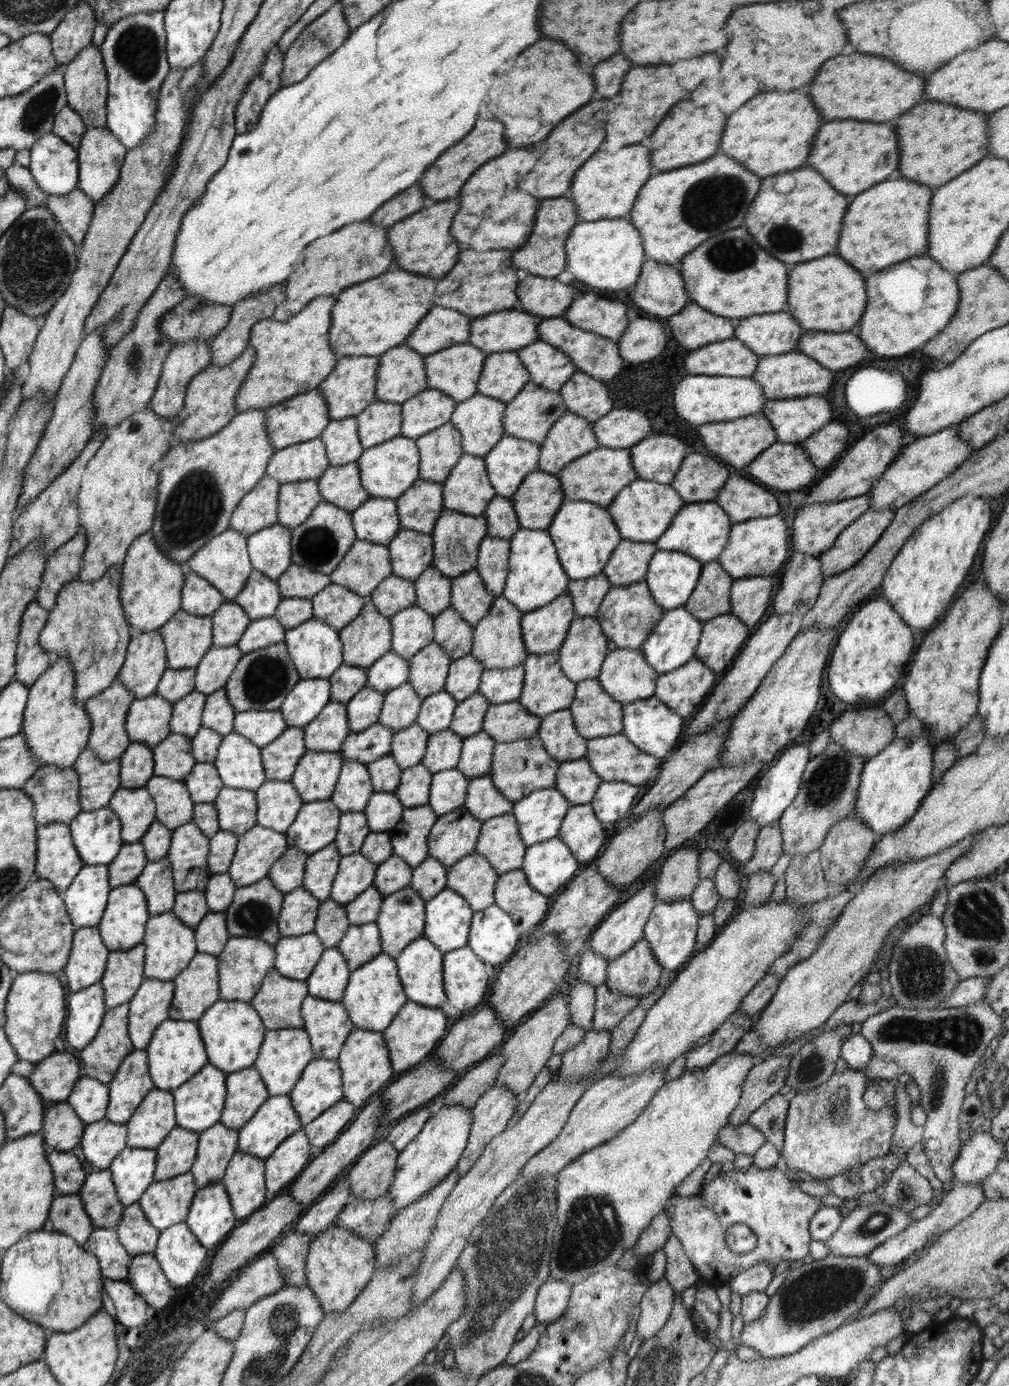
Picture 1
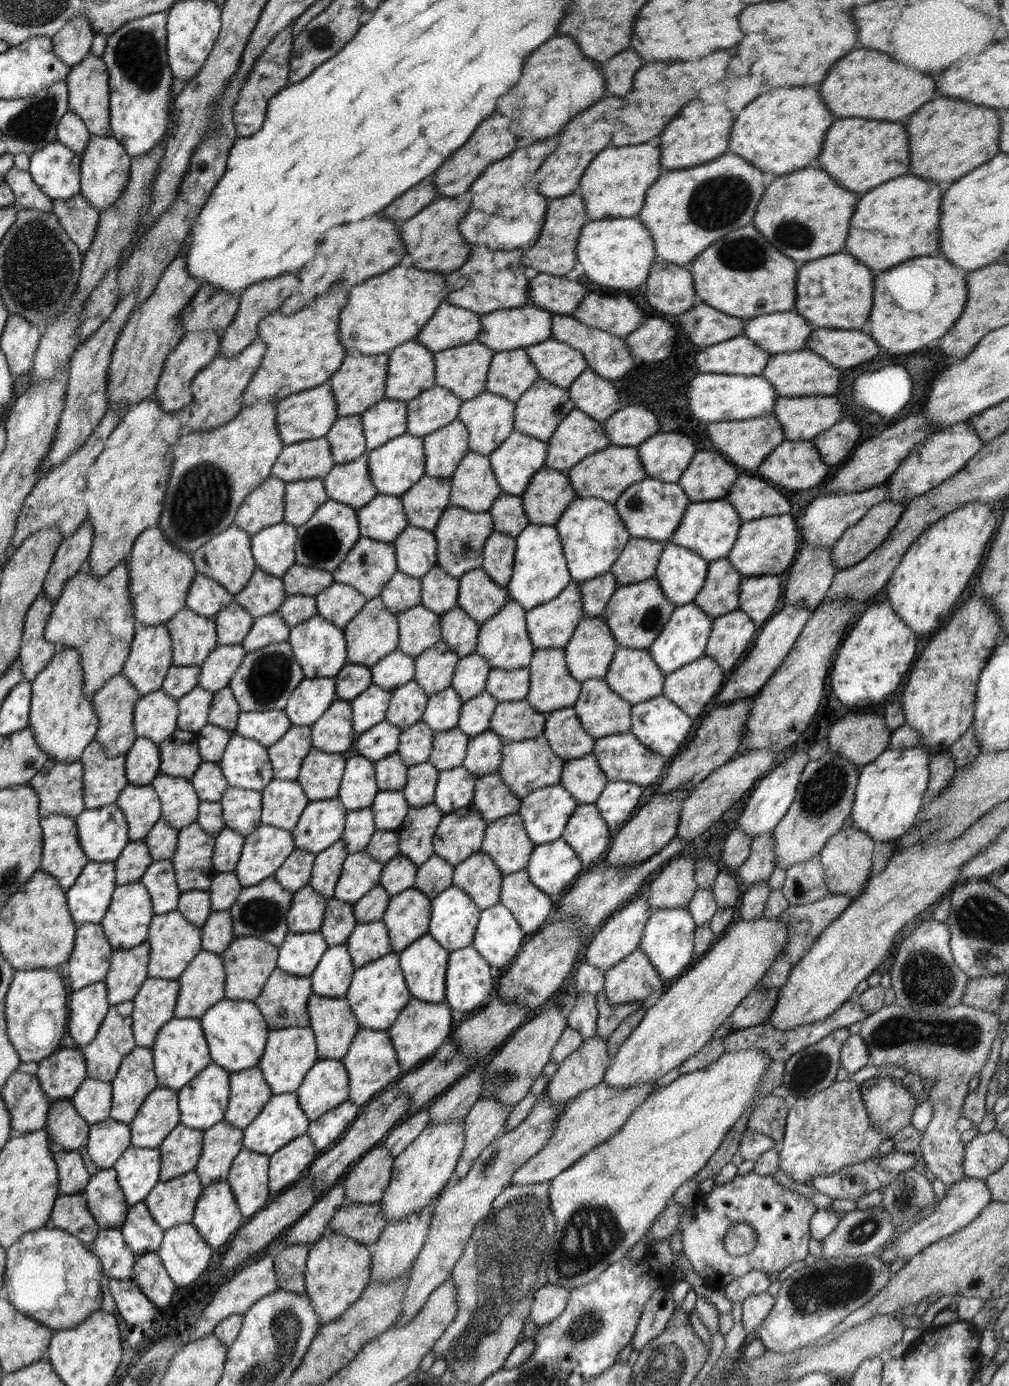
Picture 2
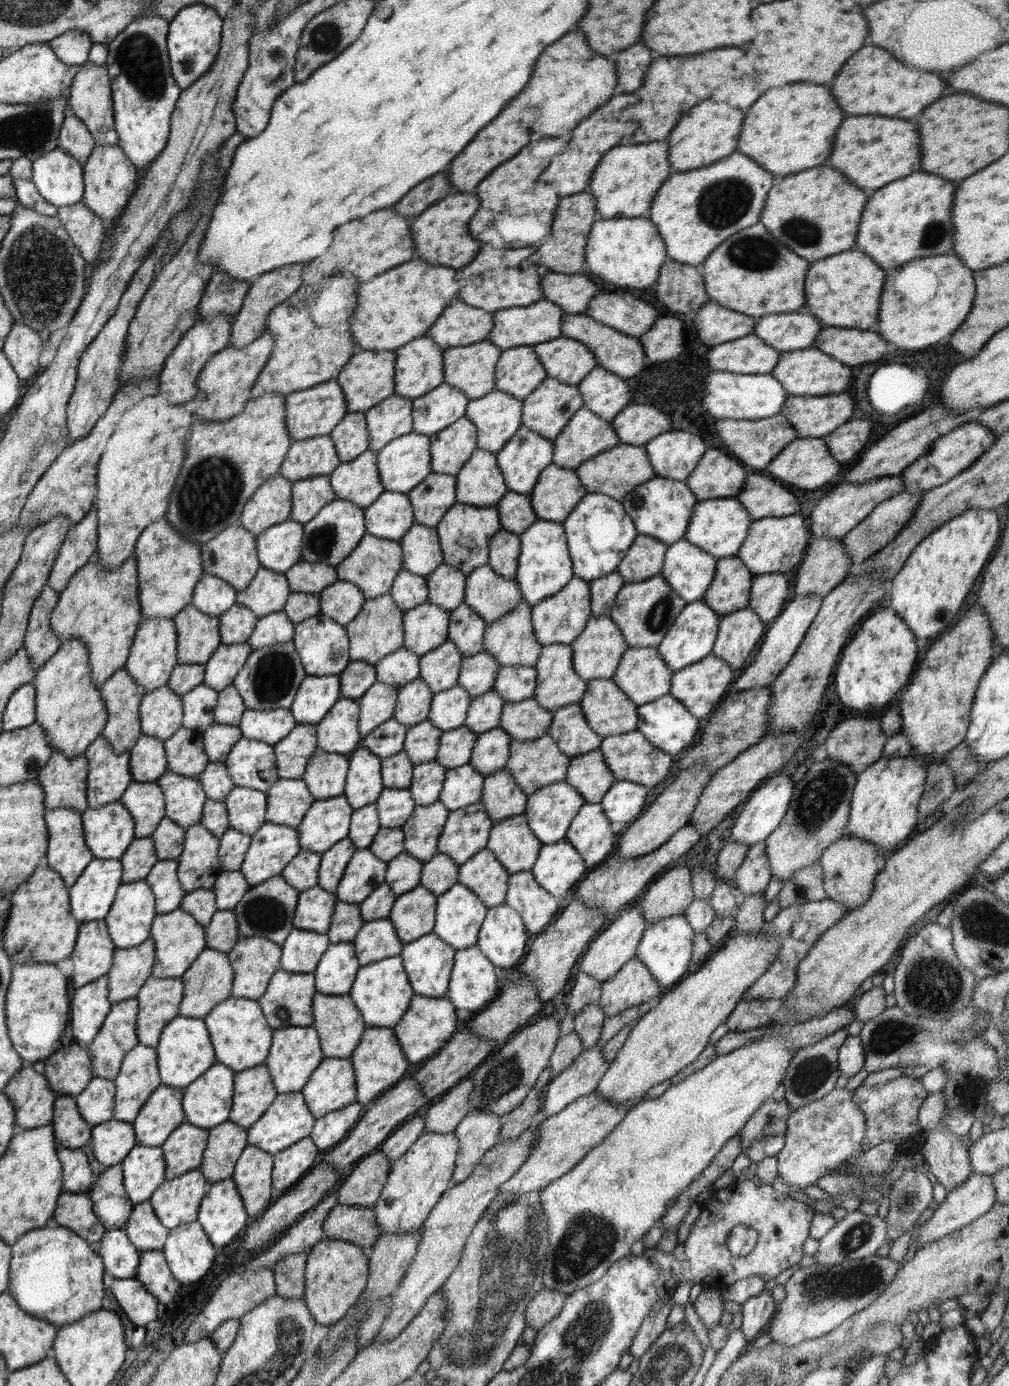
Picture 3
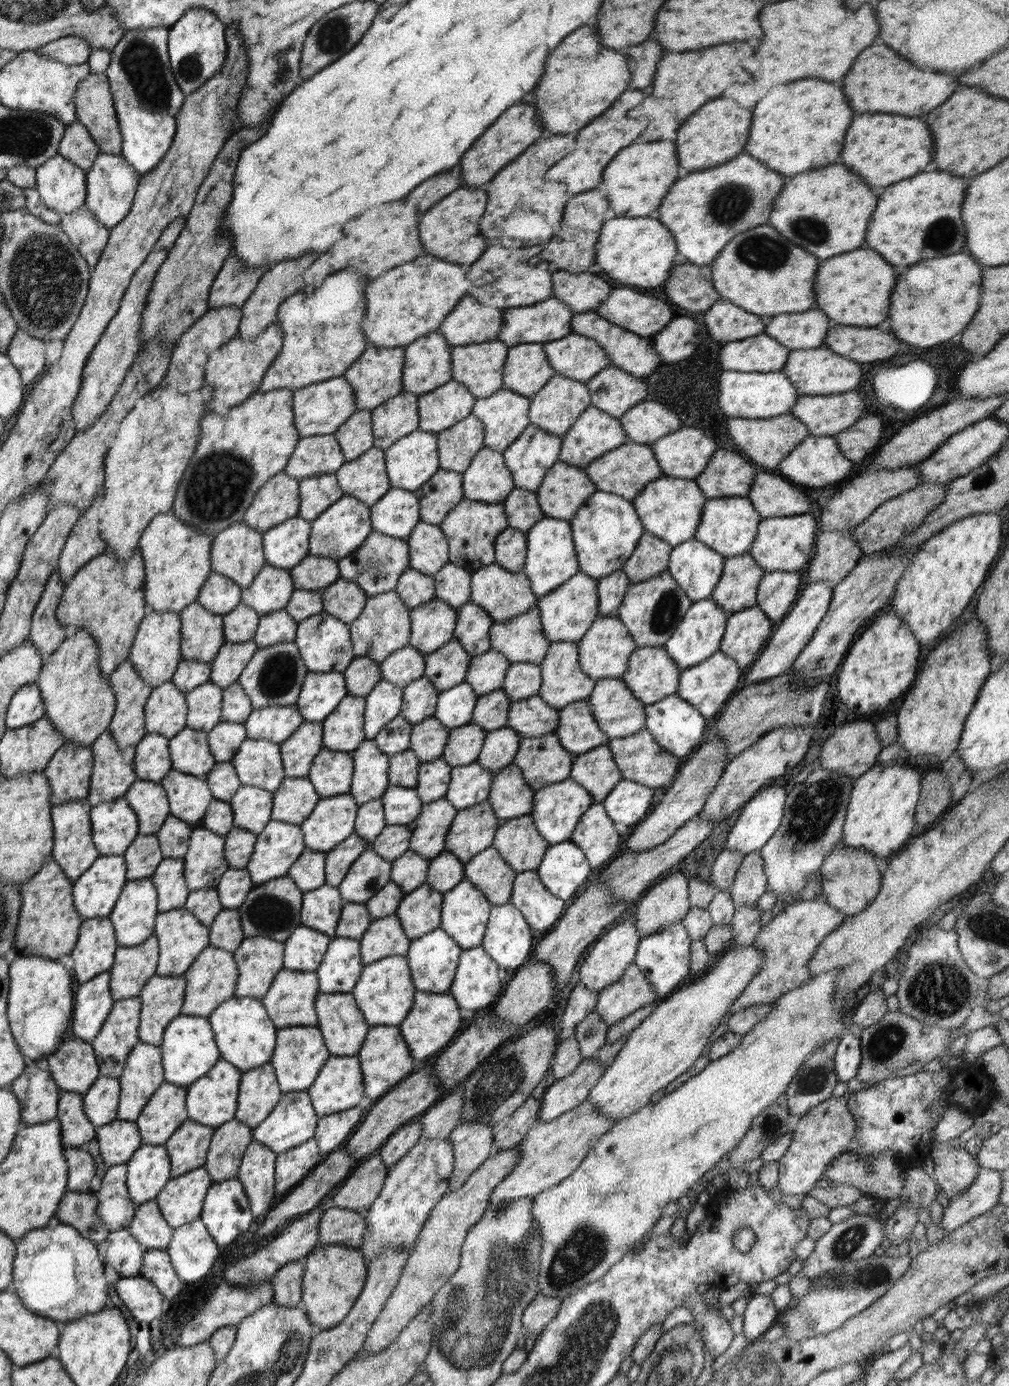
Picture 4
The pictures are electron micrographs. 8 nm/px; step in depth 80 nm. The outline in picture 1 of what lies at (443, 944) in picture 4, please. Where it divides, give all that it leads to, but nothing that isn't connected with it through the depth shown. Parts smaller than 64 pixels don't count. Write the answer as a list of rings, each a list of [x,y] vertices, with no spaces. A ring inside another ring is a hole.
[[[423,936],[417,938],[395,960],[400,983],[411,1002],[430,1008],[441,1008],[447,1002],[443,980],[444,952],[440,952],[432,942]]]

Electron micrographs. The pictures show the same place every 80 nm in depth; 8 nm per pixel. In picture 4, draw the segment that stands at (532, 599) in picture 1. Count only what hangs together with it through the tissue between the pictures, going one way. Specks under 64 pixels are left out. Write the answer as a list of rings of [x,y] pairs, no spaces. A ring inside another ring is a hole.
[[[544,517],[528,529],[525,535],[528,541],[528,554],[523,571],[528,577],[533,594],[539,599],[556,590],[579,571],[578,559],[574,553],[575,545],[572,541],[572,525],[570,521]]]

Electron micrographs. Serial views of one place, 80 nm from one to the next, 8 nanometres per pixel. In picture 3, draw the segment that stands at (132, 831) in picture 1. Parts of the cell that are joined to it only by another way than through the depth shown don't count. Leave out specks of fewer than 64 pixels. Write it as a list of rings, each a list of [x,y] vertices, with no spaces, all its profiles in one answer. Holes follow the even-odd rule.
[[[133,780],[119,801],[135,820],[135,838],[151,836],[165,817],[165,798],[162,789],[154,781]]]

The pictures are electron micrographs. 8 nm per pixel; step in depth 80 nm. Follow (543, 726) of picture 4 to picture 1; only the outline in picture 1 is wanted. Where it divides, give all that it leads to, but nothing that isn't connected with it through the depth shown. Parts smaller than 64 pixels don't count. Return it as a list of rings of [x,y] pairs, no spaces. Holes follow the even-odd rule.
[[[518,700],[491,704],[485,714],[482,731],[486,731],[496,743],[512,742],[536,736],[541,718],[530,714]]]

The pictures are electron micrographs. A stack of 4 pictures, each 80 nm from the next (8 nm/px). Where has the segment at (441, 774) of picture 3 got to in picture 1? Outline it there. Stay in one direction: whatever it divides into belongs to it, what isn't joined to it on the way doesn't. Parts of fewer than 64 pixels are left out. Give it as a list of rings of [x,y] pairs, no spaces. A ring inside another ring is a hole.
[[[422,763],[402,771],[400,784],[394,791],[406,808],[428,805],[433,773]]]

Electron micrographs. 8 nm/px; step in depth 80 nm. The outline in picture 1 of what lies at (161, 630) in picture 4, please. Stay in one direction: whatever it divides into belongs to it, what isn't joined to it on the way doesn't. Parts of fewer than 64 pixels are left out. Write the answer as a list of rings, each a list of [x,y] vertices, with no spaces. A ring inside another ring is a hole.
[[[131,629],[131,639],[127,646],[124,664],[118,673],[119,678],[136,699],[143,699],[156,693],[159,680],[167,669],[166,647],[159,630],[142,632]]]

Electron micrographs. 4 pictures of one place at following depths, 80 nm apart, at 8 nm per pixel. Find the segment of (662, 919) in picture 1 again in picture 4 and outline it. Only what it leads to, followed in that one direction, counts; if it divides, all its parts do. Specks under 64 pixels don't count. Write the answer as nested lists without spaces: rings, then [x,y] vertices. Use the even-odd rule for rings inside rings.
[[[682,921],[669,924],[667,927],[660,928],[658,932],[650,933],[640,939],[634,964],[652,984],[652,988],[656,992],[656,1003],[664,1002],[680,986],[680,982],[691,974],[691,941],[687,928]]]

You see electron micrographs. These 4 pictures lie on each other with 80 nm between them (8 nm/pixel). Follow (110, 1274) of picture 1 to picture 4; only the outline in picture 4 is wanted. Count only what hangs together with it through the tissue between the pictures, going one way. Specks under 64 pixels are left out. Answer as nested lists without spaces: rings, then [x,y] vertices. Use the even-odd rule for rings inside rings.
[[[128,1229],[109,1232],[105,1245],[101,1249],[104,1263],[110,1264],[120,1277],[133,1277],[142,1268],[145,1248]]]

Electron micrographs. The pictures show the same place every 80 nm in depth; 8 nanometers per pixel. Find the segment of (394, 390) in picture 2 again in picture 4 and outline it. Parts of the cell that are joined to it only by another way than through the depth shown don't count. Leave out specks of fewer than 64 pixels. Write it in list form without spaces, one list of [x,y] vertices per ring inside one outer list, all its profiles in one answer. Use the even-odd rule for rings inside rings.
[[[436,330],[419,336],[405,347],[402,388],[423,395],[452,378],[451,348]]]

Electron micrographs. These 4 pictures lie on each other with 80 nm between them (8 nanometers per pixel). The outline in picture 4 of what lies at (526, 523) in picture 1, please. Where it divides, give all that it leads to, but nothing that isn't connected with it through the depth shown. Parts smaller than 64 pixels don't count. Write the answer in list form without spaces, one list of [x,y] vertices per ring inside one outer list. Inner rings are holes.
[[[558,460],[548,468],[536,495],[545,517],[571,521],[578,508],[596,492],[596,485],[582,467]]]

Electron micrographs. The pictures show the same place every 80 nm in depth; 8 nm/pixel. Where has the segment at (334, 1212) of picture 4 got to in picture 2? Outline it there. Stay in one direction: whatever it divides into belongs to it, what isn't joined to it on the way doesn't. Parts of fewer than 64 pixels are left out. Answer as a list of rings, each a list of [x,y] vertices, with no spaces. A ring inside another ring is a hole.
[[[379,1201],[375,1203],[347,1202],[338,1207],[331,1220],[330,1228],[366,1247],[378,1241],[386,1223]]]

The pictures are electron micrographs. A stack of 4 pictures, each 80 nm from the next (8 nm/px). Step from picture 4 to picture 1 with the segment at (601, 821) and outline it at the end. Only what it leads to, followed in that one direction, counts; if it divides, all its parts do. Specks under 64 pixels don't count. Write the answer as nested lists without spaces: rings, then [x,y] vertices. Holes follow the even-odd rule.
[[[586,803],[568,807],[557,837],[568,845],[580,864],[593,864],[604,844],[606,832],[600,825],[600,820],[594,816],[591,803]]]

